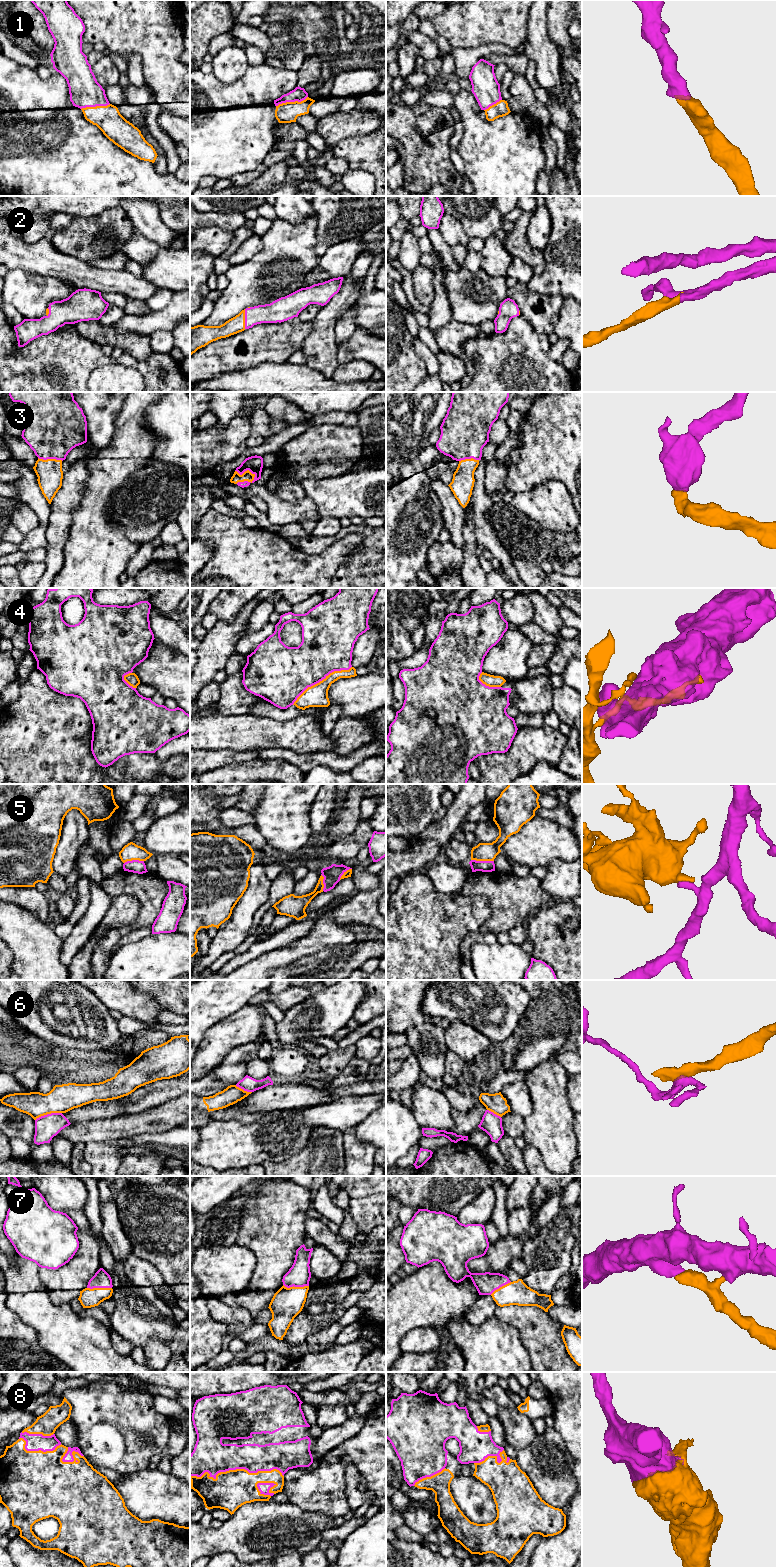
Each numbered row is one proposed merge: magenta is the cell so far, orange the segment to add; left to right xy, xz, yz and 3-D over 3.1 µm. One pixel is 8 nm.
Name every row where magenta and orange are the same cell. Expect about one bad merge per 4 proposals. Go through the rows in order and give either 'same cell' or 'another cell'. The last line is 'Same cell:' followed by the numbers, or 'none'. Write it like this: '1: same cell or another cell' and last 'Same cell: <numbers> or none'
1: same cell
2: same cell
3: same cell
4: same cell
5: another cell
6: another cell
7: same cell
8: same cell
Same cell: 1, 2, 3, 4, 7, 8

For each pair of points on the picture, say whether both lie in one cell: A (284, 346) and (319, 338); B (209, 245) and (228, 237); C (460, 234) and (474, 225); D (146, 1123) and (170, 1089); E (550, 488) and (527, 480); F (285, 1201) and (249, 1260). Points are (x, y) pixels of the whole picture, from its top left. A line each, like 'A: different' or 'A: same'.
A: different
B: same
C: different
D: different
E: different
F: different

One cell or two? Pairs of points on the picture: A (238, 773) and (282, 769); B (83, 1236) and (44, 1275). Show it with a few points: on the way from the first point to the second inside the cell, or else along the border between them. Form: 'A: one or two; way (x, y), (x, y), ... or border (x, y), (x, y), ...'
A: one; way (249, 772), (254, 770), (271, 770)
B: one; way (83, 1251), (83, 1256), (64, 1275), (59, 1275)

